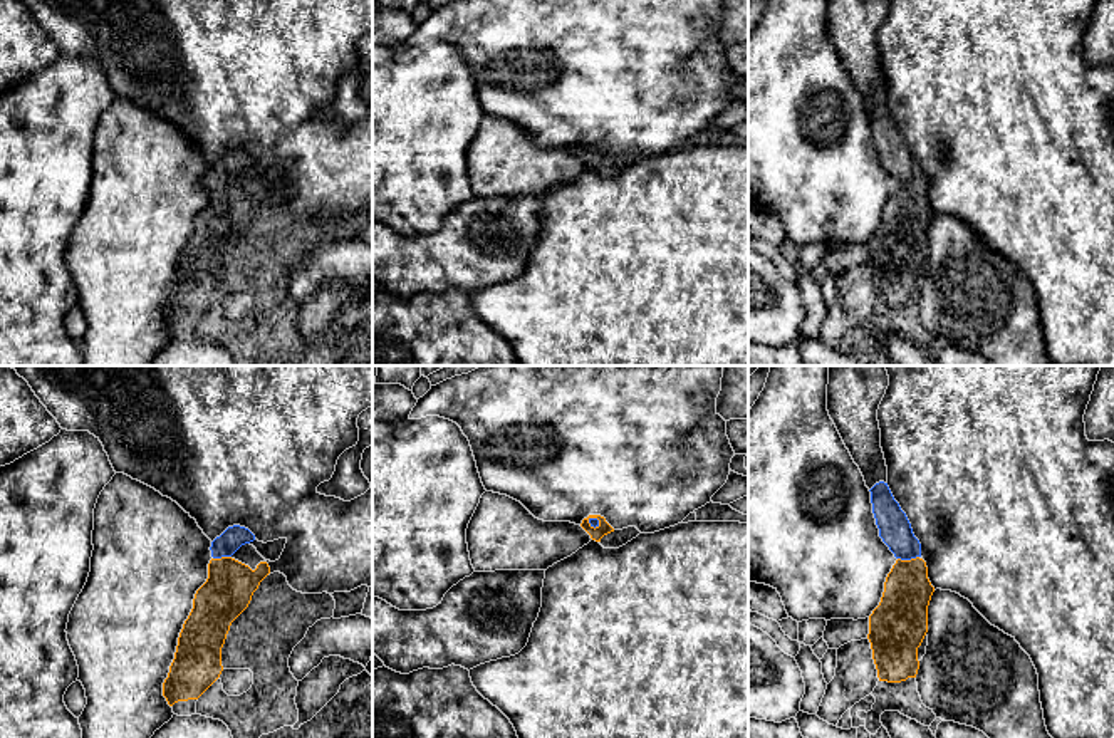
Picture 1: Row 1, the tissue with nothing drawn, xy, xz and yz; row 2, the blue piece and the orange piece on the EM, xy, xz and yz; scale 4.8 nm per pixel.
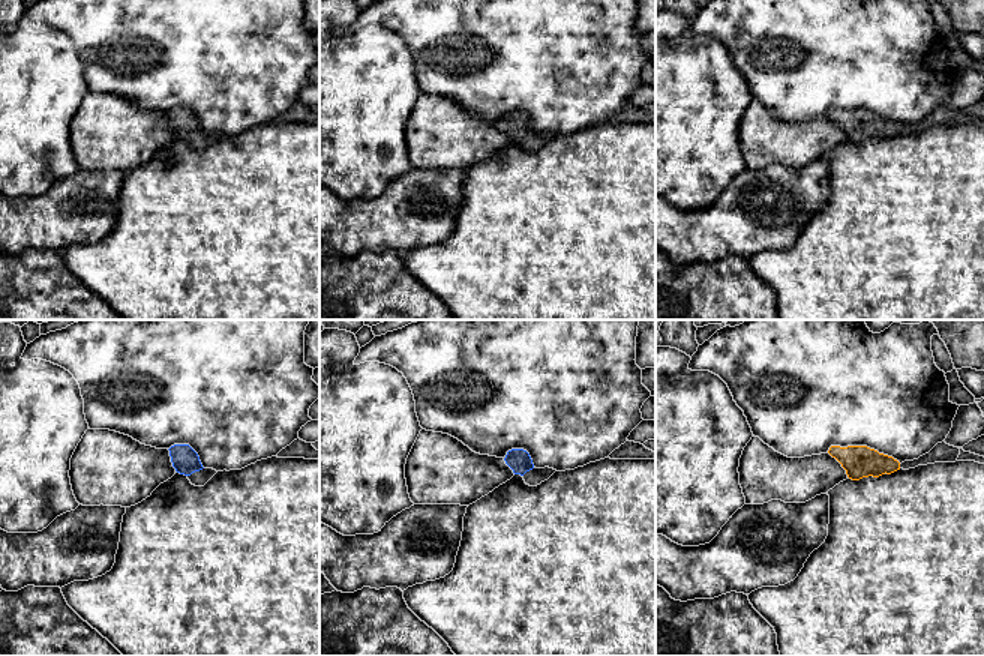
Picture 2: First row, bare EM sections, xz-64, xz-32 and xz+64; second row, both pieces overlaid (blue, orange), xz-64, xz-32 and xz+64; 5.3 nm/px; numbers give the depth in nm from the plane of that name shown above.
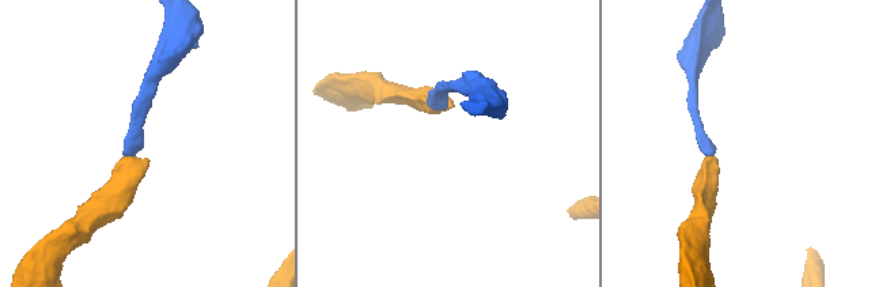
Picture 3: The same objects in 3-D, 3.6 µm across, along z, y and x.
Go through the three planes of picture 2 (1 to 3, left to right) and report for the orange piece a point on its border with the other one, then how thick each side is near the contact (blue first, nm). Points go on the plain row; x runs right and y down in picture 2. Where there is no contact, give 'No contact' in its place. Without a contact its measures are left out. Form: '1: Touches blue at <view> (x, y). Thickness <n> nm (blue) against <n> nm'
1: No contact
2: No contact
3: No contact

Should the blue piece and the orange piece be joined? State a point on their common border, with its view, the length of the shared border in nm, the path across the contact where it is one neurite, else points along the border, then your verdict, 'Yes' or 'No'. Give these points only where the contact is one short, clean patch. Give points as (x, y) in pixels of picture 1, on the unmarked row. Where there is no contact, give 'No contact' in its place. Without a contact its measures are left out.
Touches blue at yz (908, 183). Shared border 110 nm. Path across: yz (895, 153), (908, 175), (908, 183), (903, 235). Yes

